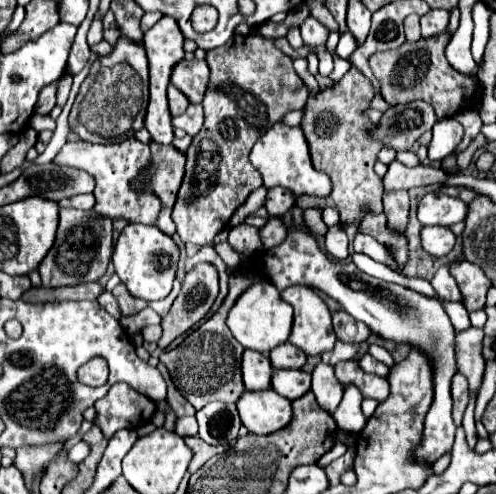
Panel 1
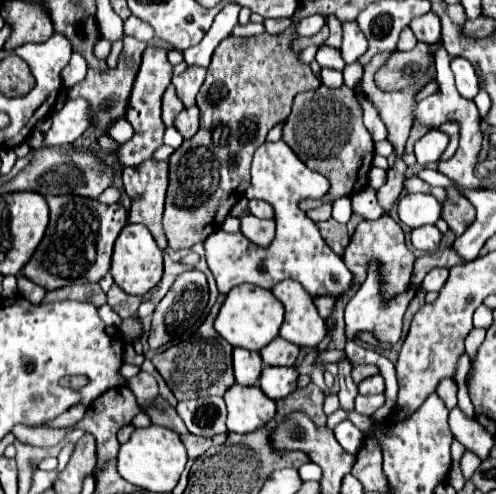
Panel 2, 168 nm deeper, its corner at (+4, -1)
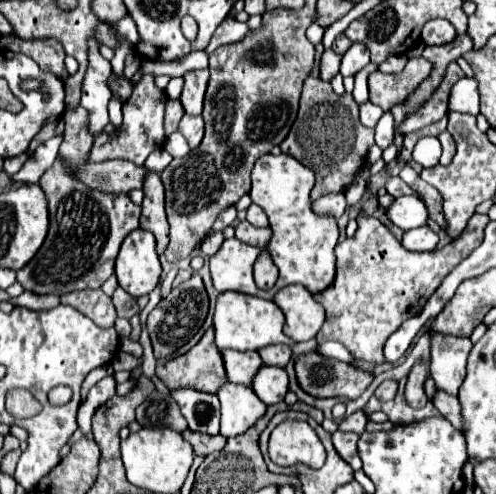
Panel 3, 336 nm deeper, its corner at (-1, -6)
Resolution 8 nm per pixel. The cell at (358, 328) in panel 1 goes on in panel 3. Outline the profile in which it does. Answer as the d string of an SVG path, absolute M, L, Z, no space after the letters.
M358 410L358 412L350 414L350 416L346 416L346 418L340 422L340 428L342 428L344 432L356 432L356 434L362 434L366 422L368 422L368 420L366 420L366 414L364 414L362 410Z

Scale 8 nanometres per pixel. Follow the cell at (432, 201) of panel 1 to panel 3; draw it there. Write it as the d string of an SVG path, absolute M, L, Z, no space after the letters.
M400 196L394 204L386 210L392 224L402 228L404 232L426 226L428 224L428 208L418 196Z

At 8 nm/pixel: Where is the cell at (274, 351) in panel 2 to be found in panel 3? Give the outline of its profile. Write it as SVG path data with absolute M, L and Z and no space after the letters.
M286 344L266 346L258 354L262 356L262 360L264 360L266 366L280 366L280 368L284 368L292 360L292 350Z

